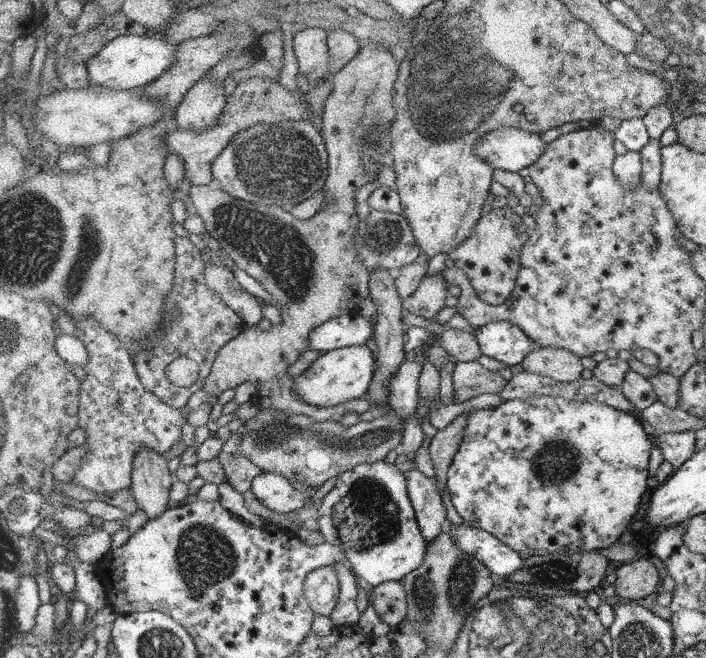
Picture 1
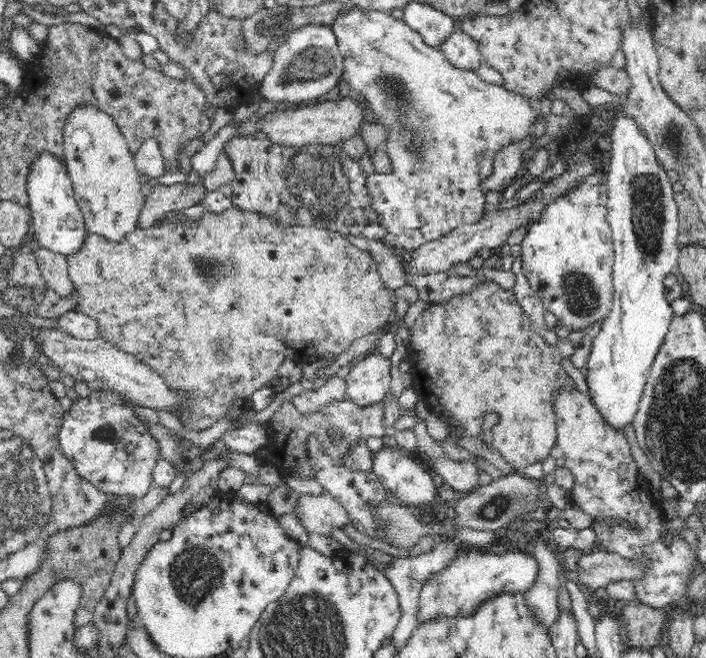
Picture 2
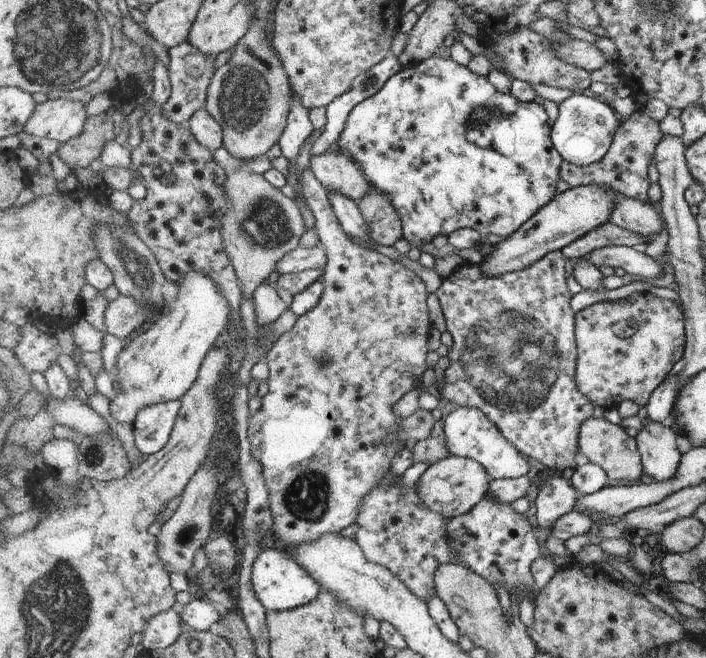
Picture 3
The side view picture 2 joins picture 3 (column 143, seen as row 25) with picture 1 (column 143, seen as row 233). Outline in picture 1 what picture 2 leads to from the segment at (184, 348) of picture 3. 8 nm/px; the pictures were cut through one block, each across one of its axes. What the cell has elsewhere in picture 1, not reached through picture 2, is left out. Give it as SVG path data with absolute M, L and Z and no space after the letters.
M84 317L80 322L76 324L77 332L76 337L84 343L89 353L89 361L85 365L84 370L88 373L87 379L83 382L81 387L81 404L79 411L79 427L84 429L88 434L86 443L88 452L81 462L81 466L76 470L76 478L80 480L74 480L82 486L86 486L89 490L98 492L98 495L114 494L114 492L120 492L120 490L126 490L126 488L133 487L133 475L134 475L134 462L136 462L136 456L138 452L143 452L145 449L153 449L155 452L161 453L162 455L173 450L182 441L182 432L184 432L184 426L186 426L186 416L182 414L180 409L176 409L174 406L167 404L162 401L154 392L146 389L144 382L141 380L139 373L137 372L137 366L135 364L135 358L128 352L125 343L111 331L108 331L95 317Z

